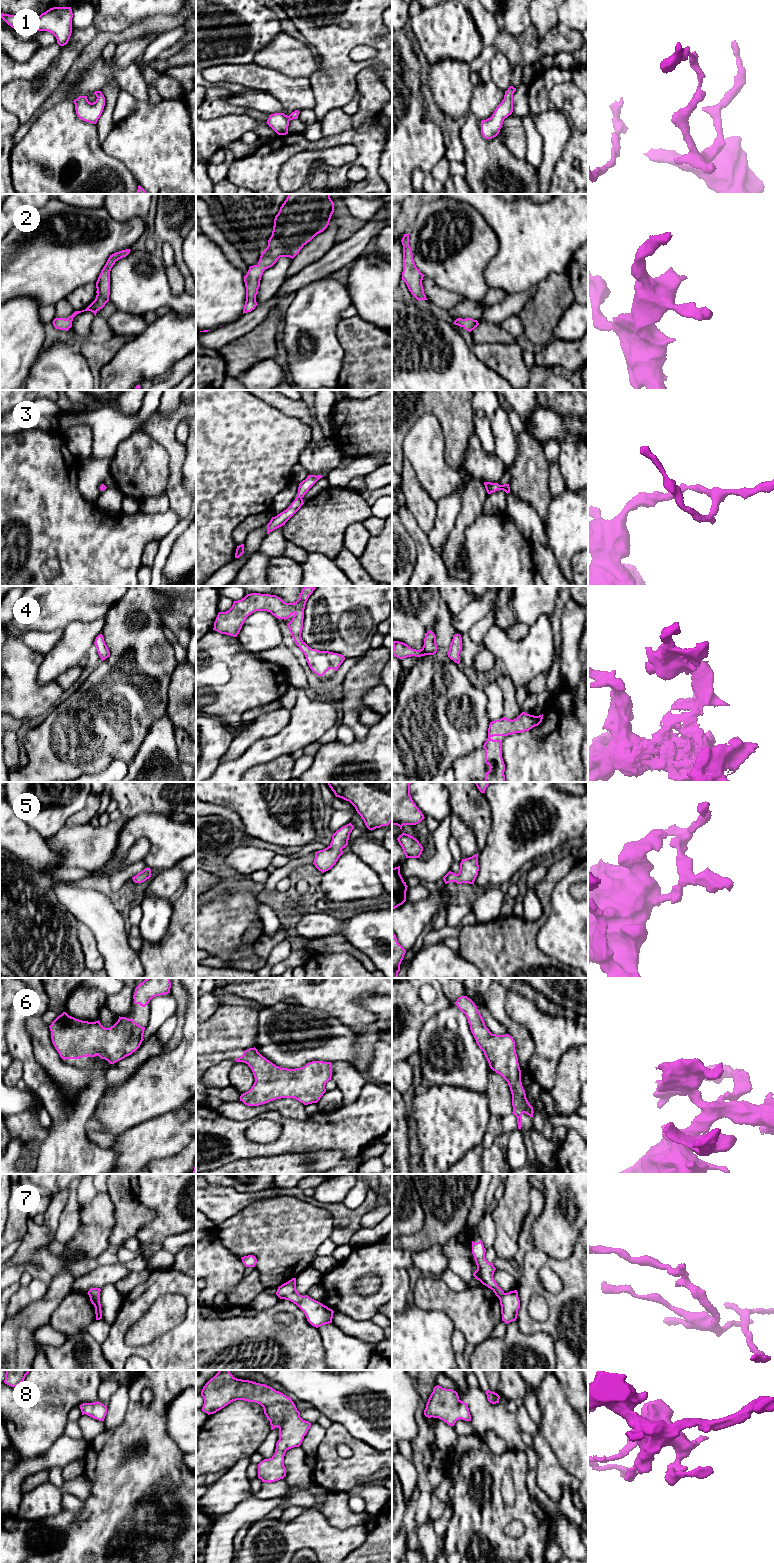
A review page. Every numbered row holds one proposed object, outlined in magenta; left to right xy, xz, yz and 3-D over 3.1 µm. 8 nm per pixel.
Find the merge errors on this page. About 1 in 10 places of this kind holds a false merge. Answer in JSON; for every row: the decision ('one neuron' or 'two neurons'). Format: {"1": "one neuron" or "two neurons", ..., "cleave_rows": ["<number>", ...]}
{"1": "one neuron", "2": "one neuron", "3": "one neuron", "4": "one neuron", "5": "one neuron", "6": "one neuron", "7": "one neuron", "8": "one neuron", "cleave_rows": []}

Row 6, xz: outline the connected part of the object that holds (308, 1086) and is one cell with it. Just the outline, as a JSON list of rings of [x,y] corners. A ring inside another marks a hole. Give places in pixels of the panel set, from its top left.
[[[255,1047],[245,1050],[236,1062],[246,1063],[255,1078],[251,1089],[240,1096],[240,1101],[248,1106],[281,1098],[294,1098],[304,1105],[317,1103],[332,1077],[331,1062],[312,1061],[301,1068],[281,1068],[263,1057]]]

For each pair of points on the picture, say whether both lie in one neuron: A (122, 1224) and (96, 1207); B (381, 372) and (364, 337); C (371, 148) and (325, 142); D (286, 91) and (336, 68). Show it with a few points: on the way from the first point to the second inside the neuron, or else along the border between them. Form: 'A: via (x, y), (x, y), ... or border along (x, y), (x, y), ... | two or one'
A: border along (110, 1196), (115, 1210), (115, 1225), (110, 1242) | two
B: via (375, 363), (365, 346) | one
C: via (360, 140), (336, 140) | one
D: border along (308, 78), (315, 103) | two

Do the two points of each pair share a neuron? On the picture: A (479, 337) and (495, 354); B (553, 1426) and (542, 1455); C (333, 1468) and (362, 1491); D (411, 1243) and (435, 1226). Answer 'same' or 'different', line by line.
A: different
B: different
C: different
D: same

